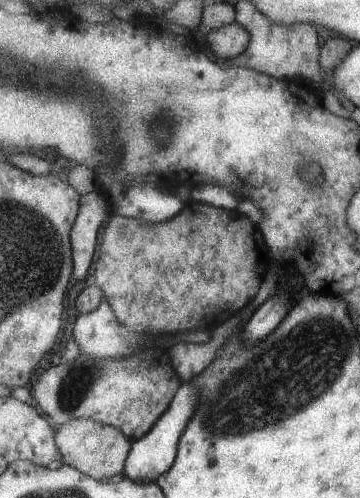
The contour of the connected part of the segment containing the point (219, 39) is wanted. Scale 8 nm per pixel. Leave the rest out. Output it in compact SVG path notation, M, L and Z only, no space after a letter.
M236 22L208 33L207 45L219 58L233 59L250 47L251 33Z

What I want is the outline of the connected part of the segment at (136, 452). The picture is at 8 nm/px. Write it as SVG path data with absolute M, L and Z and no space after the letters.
M183 384L178 390L169 410L163 414L158 423L142 438L133 442L133 446L126 460L125 476L142 482L155 482L159 476L173 468L178 455L180 438L187 428L187 420L195 412L197 394L191 384Z

